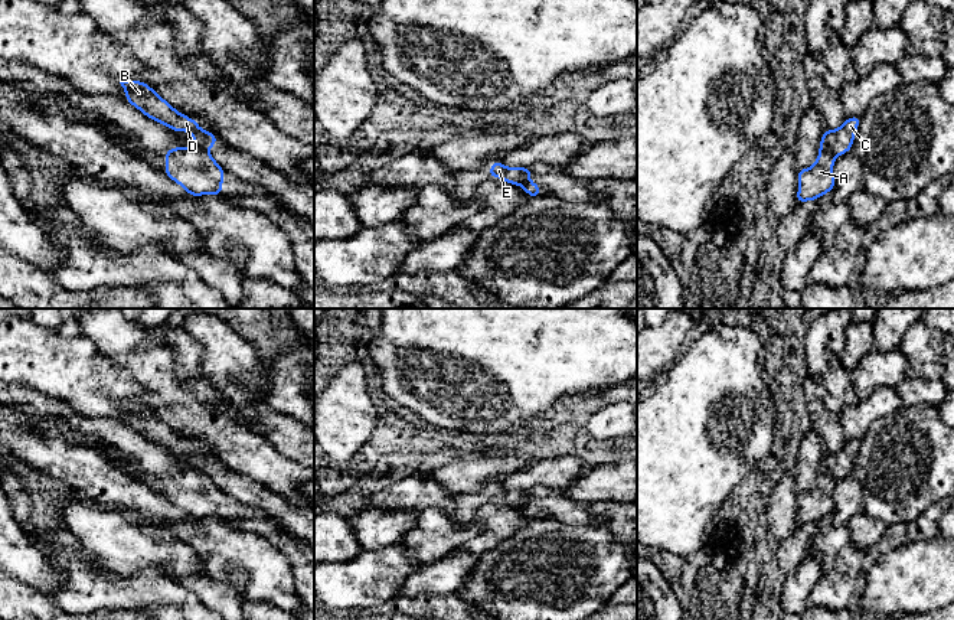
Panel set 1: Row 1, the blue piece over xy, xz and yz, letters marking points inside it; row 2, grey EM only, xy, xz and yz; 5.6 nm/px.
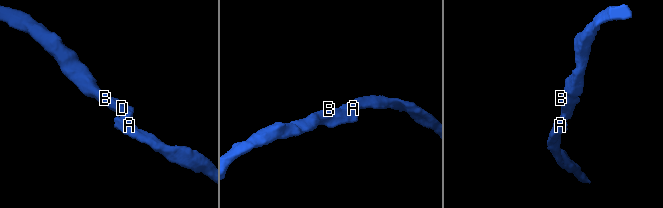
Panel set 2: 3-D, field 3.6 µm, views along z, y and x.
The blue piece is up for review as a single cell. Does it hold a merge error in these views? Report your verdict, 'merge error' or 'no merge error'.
merge error

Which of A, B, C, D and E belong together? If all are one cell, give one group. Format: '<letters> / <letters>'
A E / B C D

